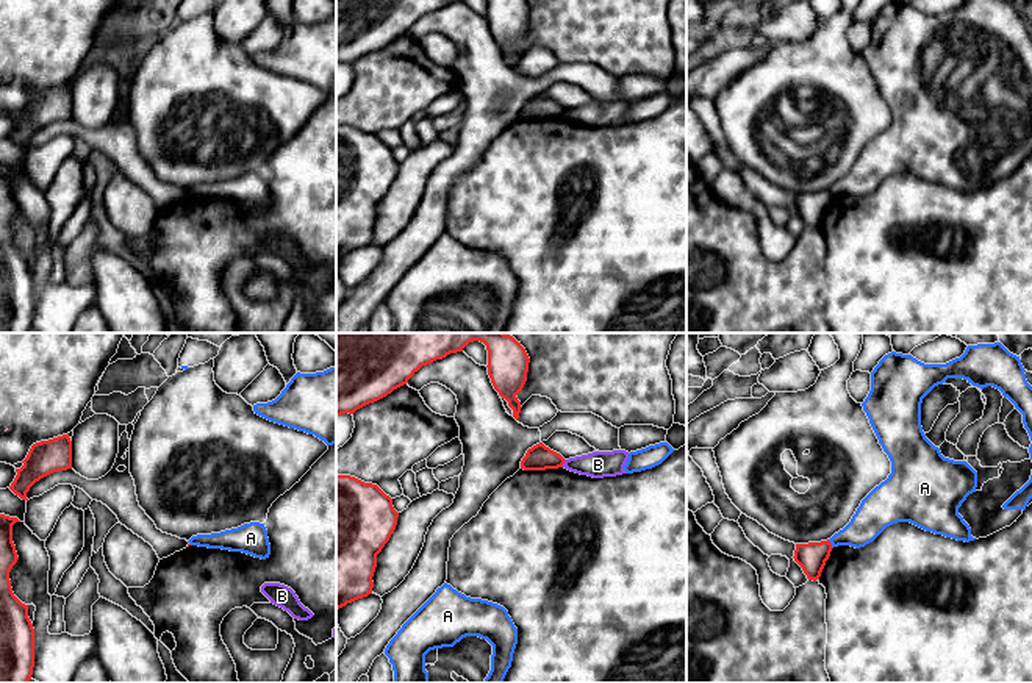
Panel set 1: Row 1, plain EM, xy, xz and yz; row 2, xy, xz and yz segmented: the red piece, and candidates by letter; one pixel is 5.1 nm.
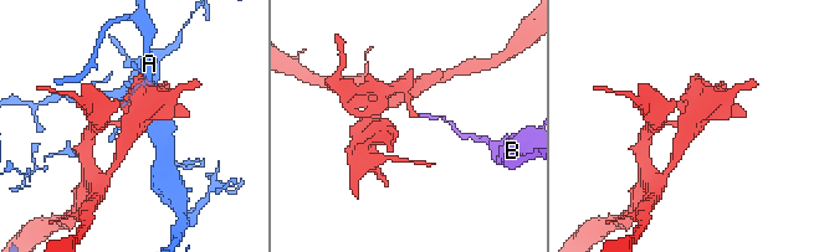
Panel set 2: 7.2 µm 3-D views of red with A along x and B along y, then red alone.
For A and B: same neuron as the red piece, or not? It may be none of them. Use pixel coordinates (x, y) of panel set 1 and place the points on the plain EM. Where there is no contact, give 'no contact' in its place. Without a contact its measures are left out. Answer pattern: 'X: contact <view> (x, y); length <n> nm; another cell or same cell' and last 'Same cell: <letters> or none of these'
A: contact yz (831, 194); length 50 nm; another cell
B: contact xz (563, 113); length 50 nm; another cell
Same cell: none of these

